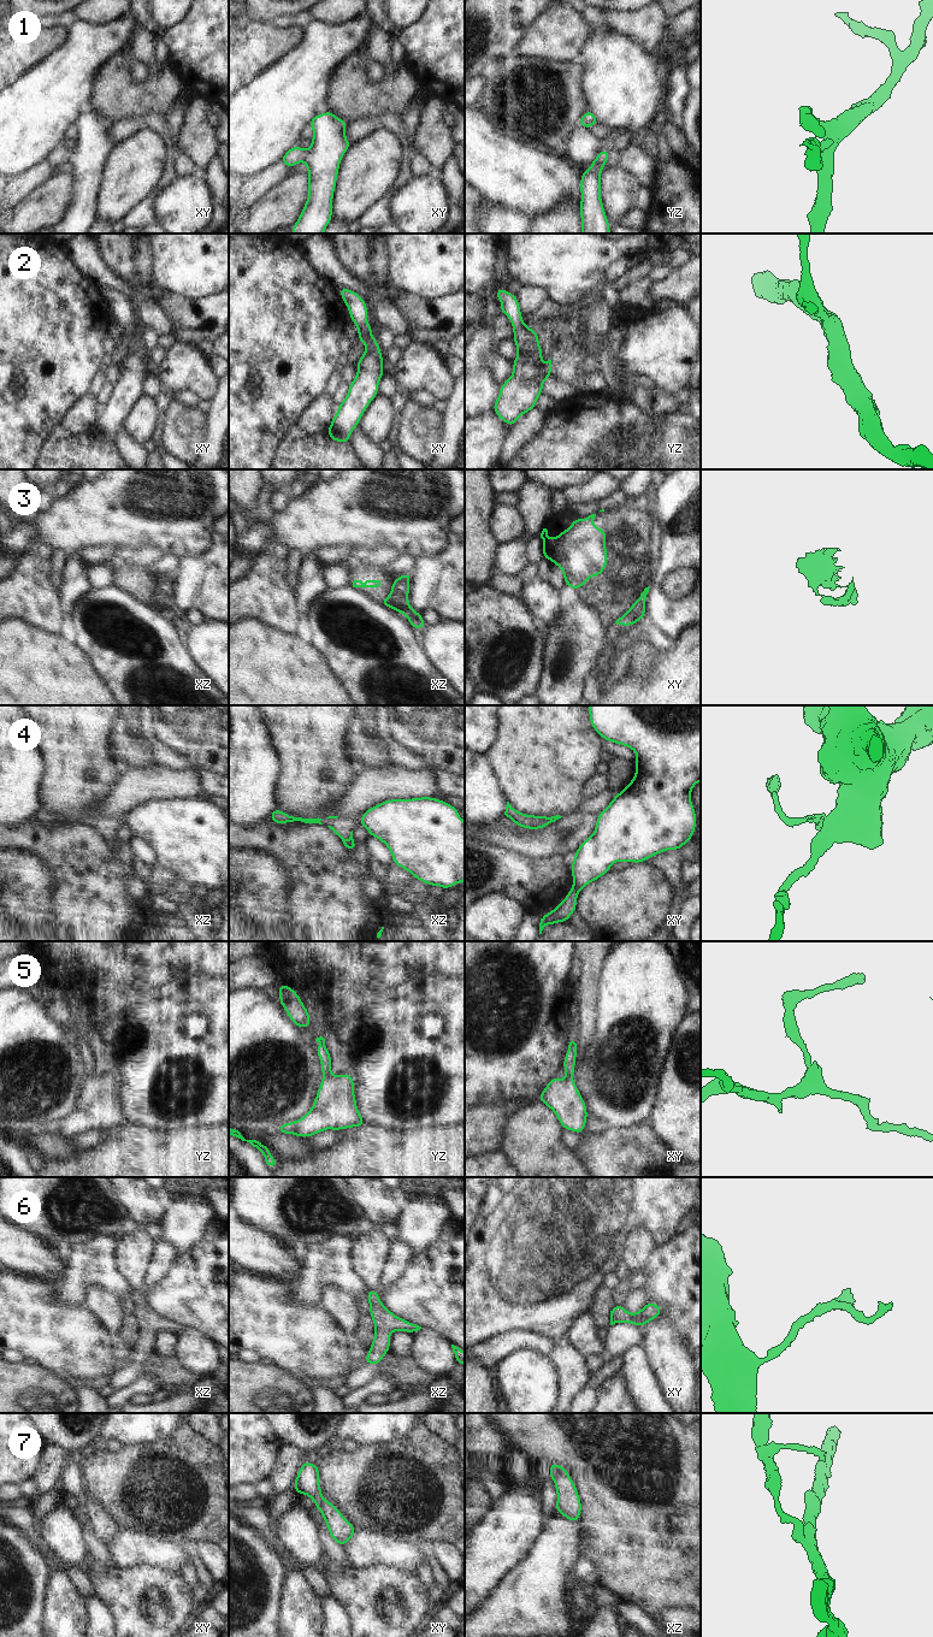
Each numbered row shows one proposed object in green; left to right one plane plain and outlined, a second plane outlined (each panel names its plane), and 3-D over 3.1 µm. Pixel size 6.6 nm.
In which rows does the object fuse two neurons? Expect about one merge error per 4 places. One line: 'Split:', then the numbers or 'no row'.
Split: 3, 4, 7

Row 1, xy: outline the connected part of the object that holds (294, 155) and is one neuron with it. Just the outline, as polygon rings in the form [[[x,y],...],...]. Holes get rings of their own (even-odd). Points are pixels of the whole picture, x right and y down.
[[[326,111],[309,119],[313,130],[312,146],[303,149],[294,146],[281,161],[293,169],[296,164],[305,161],[307,165],[308,197],[300,213],[297,221],[290,227],[294,234],[324,234],[326,226],[332,220],[332,200],[336,189],[336,181],[343,155],[352,146],[344,131],[348,123],[336,117],[331,111]]]

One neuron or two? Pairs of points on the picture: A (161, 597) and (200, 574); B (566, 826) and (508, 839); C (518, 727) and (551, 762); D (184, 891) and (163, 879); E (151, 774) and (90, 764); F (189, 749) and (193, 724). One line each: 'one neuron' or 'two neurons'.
A: one neuron
B: one neuron
C: one neuron
D: one neuron
E: two neurons
F: one neuron

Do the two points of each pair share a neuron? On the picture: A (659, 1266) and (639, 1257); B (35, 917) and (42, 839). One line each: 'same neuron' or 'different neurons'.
A: different neurons
B: different neurons

